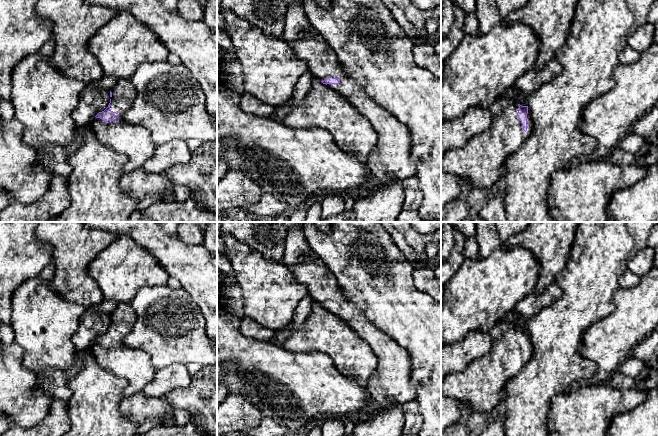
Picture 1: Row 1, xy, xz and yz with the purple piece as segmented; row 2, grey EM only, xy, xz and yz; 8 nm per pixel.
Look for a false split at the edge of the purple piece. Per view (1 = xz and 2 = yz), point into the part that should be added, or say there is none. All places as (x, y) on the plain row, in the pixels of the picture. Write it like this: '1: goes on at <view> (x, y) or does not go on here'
1: goes on at xz (390, 384)
2: goes on at yz (481, 386)

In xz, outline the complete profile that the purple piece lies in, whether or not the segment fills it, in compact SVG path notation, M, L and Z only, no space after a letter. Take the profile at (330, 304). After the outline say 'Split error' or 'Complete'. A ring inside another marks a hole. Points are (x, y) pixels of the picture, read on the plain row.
M312 251L301 257L300 261L288 268L296 281L305 285L308 295L323 308L340 317L345 324L365 343L377 358L377 368L370 376L365 390L371 399L381 408L389 408L394 404L403 405L417 399L417 389L411 383L412 363L407 351L394 339L370 322L361 309L353 304L344 294L336 276Z. Split error

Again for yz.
M503 319L490 329L489 334L492 345L488 353L472 361L463 371L448 374L441 381L441 394L464 402L472 413L487 412L497 405L503 406L506 383L523 369L533 355L528 330L517 328Z. Split error

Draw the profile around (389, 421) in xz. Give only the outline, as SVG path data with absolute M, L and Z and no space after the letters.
M394 404L380 408L367 421L355 426L353 436L402 436L404 415L402 406Z

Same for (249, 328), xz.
M245 316L240 322L240 333L245 337L255 338L260 341L274 340L275 332L271 329L264 328L256 321Z

